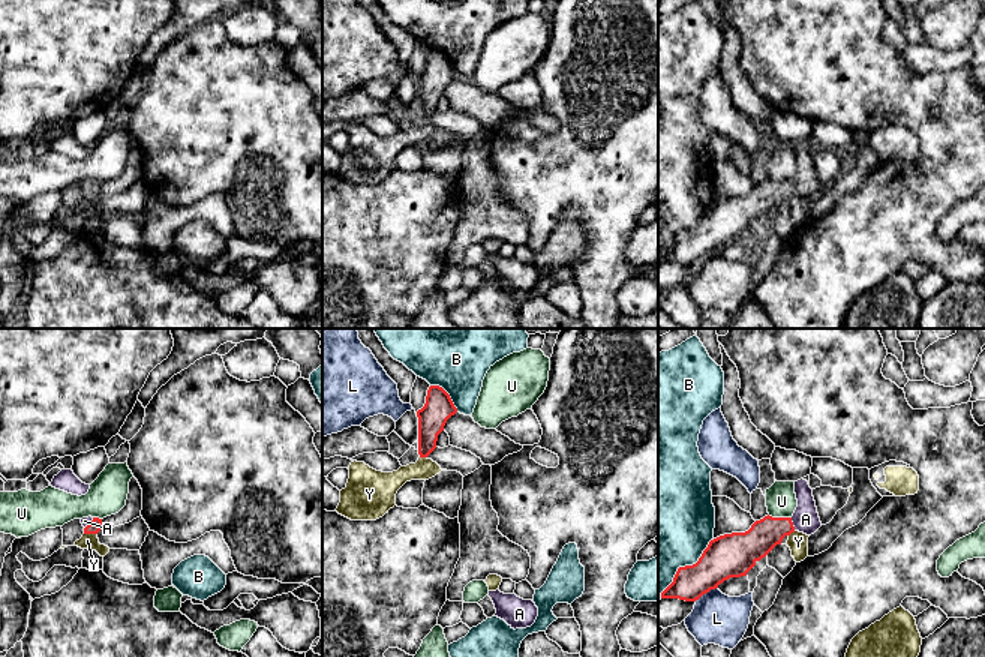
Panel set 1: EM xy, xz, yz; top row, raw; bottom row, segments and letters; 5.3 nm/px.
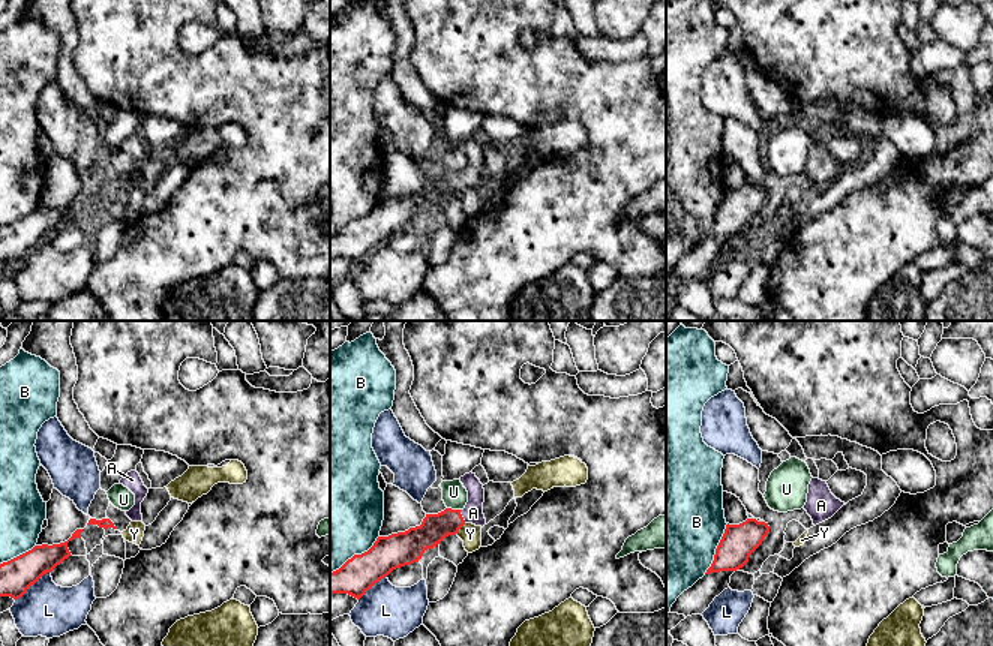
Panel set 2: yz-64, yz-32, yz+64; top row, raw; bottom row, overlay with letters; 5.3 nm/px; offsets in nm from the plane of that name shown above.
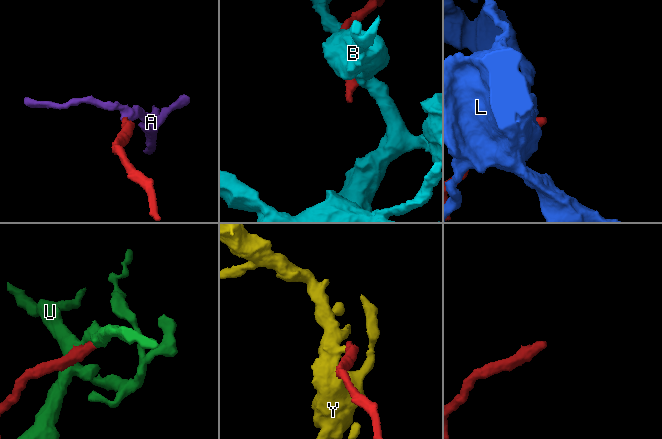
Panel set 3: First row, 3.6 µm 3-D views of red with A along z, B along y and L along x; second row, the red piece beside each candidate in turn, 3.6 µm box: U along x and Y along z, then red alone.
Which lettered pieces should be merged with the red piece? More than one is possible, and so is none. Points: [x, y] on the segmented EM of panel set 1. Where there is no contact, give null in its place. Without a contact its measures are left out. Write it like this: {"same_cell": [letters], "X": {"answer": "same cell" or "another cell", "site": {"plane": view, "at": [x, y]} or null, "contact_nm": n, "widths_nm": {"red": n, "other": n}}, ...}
{"same_cell": ["A"], "A": {"answer": "same cell", "site": {"plane": "yz", "at": [792, 524]}, "contact_nm": 80, "widths_nm": {"red": 170, "other": 150}}, "B": {"answer": "another cell", "site": {"plane": "yz", "at": [685, 566]}, "contact_nm": 440, "widths_nm": {"red": 240, "other": 480}}, "L": {"answer": "another cell", "site": {"plane": "yz", "at": [705, 593]}, "contact_nm": 150, "widths_nm": {"red": 240, "other": 280}}, "U": {"answer": "another cell", "site": {"plane": "yz", "at": [780, 518]}, "contact_nm": 130, "widths_nm": {"red": 180, "other": 160}}, "Y": {"answer": "another cell", "site": {"plane": "xy", "at": [90, 533]}, "contact_nm": 70, "widths_nm": {"red": 70, "other": 90}}}

